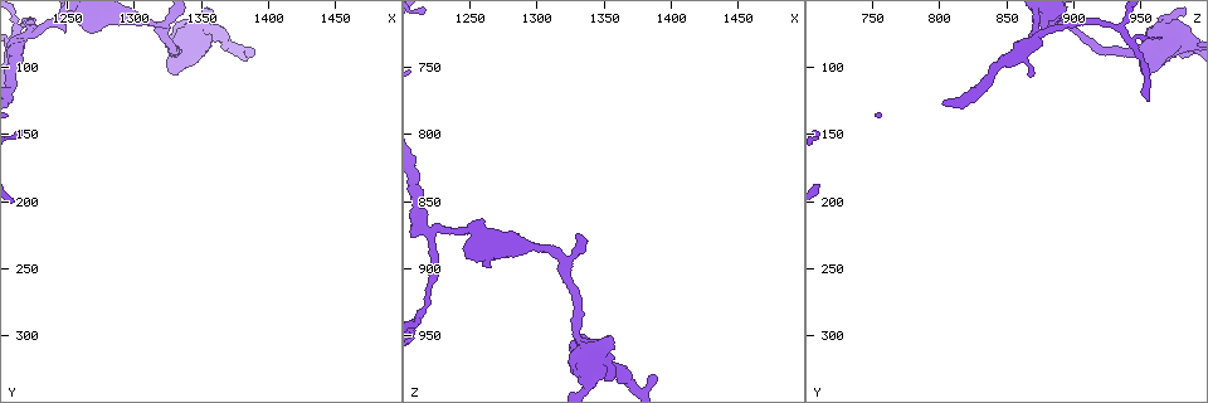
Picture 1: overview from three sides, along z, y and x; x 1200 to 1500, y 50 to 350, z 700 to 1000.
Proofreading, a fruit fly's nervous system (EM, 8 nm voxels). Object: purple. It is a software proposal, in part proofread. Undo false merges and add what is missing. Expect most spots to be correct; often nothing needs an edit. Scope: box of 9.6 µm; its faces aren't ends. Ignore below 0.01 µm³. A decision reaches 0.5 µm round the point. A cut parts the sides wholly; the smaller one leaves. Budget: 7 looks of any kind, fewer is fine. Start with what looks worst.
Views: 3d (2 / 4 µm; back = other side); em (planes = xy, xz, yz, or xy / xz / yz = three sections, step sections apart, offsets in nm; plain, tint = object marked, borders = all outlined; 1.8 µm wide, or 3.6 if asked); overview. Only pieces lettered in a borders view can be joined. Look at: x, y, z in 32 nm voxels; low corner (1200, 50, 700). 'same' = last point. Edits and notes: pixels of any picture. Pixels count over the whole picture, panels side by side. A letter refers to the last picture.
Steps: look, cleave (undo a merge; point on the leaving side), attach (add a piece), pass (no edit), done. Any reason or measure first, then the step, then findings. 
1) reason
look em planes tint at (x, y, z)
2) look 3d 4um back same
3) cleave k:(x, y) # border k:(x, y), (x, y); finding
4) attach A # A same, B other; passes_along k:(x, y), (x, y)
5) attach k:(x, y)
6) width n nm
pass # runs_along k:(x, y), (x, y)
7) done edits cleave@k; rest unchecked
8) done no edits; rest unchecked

thick turns thin
look em planes plain at (1222, 76, 874)

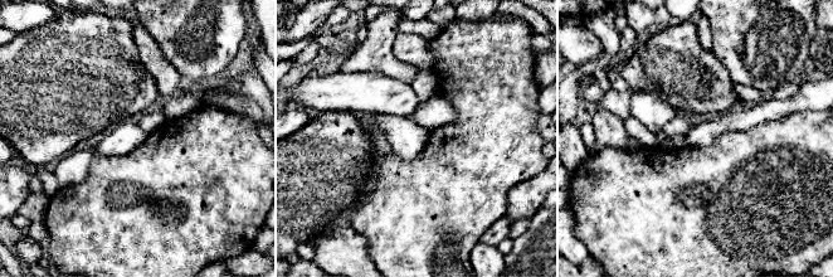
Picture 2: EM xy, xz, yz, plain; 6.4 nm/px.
look em planes tint same

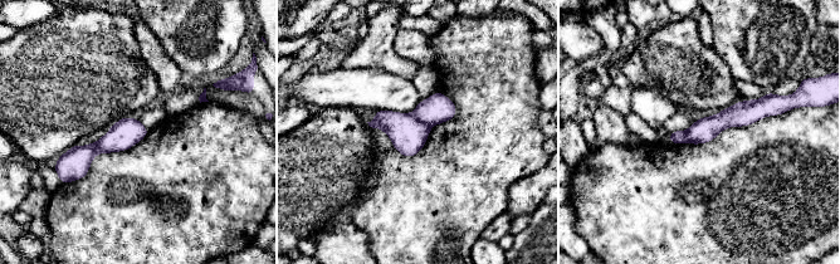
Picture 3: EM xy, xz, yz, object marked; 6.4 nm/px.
look em planes borders same

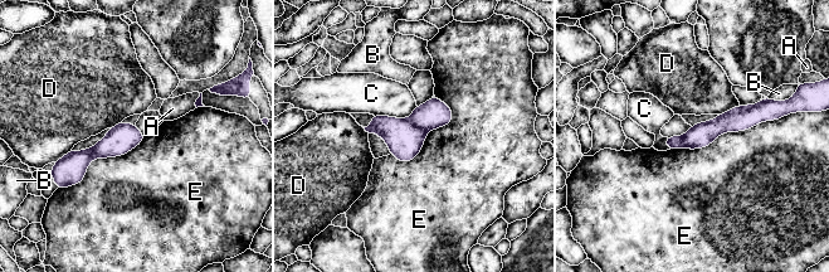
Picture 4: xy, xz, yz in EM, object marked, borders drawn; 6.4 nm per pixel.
cleave 4:(404, 140) # A other, B other, C other, D other, E other; part_leaving 4:(766, 112), (725, 122), (686, 145); two neurons meet here

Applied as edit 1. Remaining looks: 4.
free end
look 3d 4um back at (1382, 90, 978)

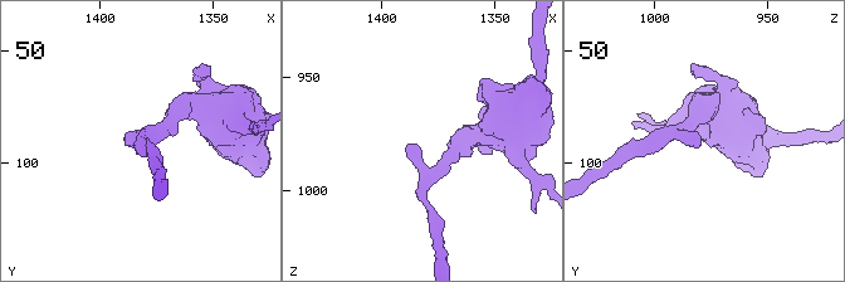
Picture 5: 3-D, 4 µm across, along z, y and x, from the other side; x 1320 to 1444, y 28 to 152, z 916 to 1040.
now the EM
look em planes borders at (1384, 93, 980)

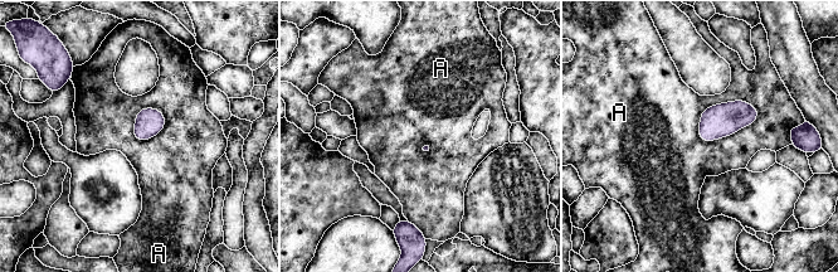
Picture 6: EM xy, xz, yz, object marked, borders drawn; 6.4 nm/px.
longest_contact A 420 nm
pass # A other; no lettered piece goes on from it

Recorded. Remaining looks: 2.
thick end
look 3d 4um back at (1332, 104, 956)

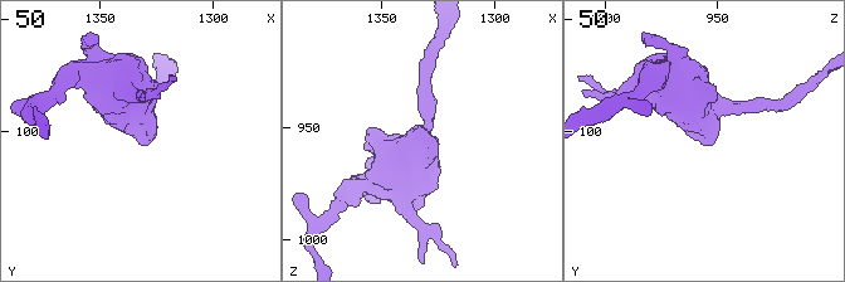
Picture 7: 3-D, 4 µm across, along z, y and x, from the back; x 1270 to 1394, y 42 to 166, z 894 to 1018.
look em planes borders at (1331, 105, 954)

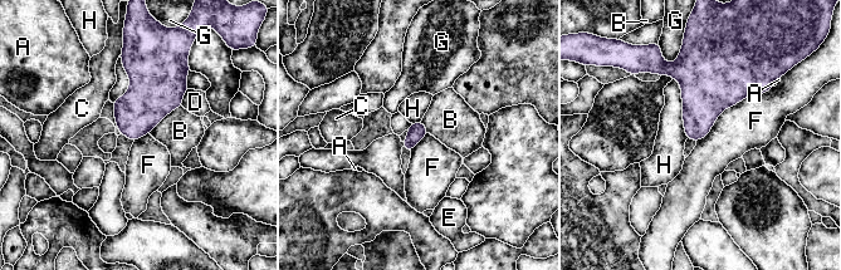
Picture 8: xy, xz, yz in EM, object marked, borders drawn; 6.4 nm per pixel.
pass # A other, B other, C other, D other, E other, F other, G other, H other; border 8:(773, 87), (729, 106), (697, 142); none of them fits

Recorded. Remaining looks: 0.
done edits cleave@4; rest unchecked

